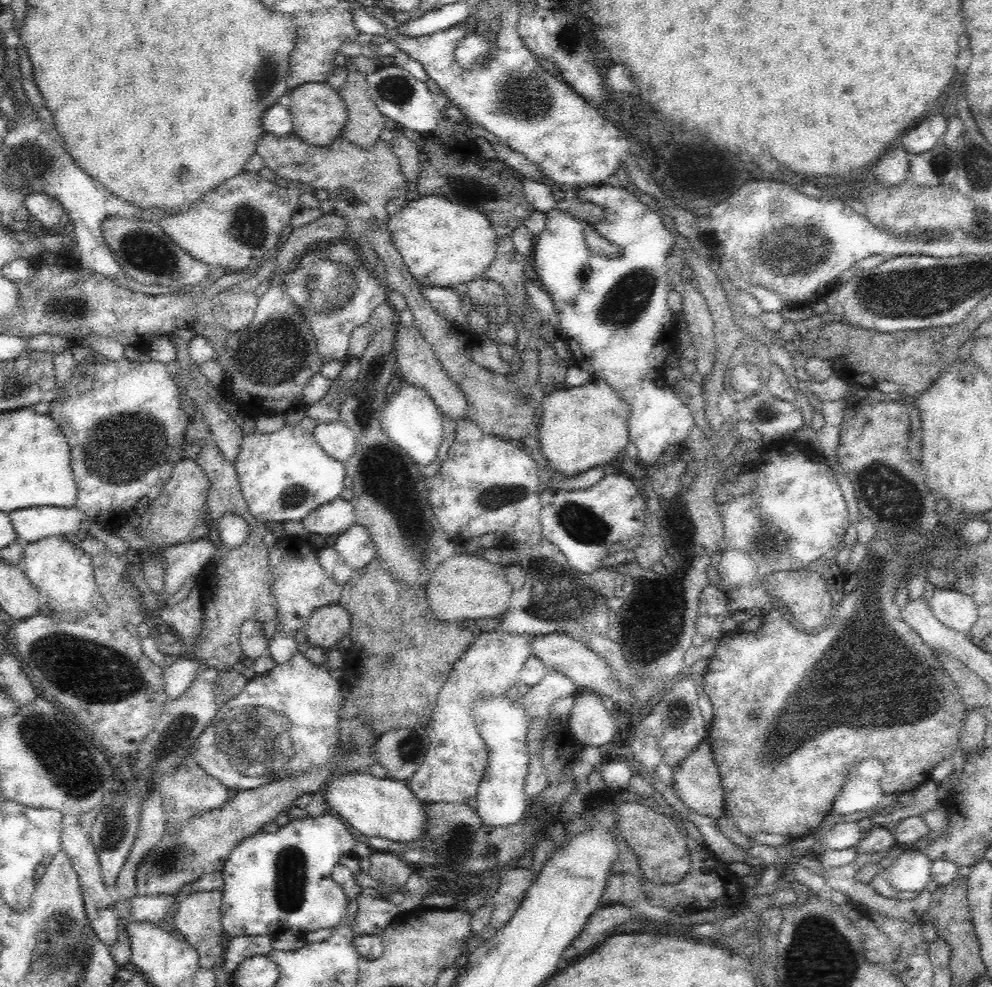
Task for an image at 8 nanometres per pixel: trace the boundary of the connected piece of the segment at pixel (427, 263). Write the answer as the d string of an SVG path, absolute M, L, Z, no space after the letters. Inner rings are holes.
M426 195L407 201L402 209L389 218L388 230L394 246L414 280L428 288L453 288L481 278L495 258L496 233L490 219L472 208L456 204L444 196Z

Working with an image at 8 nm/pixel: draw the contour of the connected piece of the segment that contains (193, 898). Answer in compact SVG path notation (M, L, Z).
M218 890L188 894L186 898L176 903L169 920L186 941L198 951L200 966L212 971L215 970L214 966L221 964L225 952L224 938L226 938L226 933L221 925L220 914L222 898L222 892Z

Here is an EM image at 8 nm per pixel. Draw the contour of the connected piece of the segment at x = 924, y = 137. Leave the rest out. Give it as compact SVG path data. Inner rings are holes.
M932 114L924 120L920 120L904 138L904 146L908 152L920 154L928 148L934 148L936 141L943 136L948 126L948 119L940 114Z

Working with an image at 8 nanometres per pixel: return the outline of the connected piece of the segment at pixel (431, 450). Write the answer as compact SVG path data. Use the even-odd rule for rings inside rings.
M403 383L398 392L390 392L380 412L380 424L389 439L420 466L434 464L432 468L435 468L440 461L444 449L442 436L446 434L442 429L442 423L443 415L428 393L422 387L408 383Z

